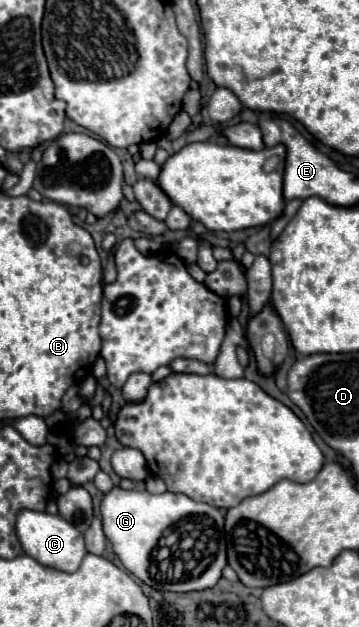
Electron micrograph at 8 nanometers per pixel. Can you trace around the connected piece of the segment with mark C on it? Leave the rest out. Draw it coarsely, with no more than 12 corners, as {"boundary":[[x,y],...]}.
{"boundary":[[23,509],[17,537],[45,567],[75,573],[83,533],[61,515]]}

